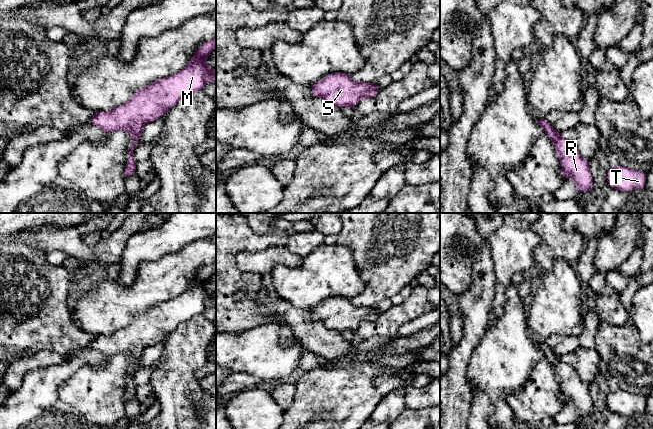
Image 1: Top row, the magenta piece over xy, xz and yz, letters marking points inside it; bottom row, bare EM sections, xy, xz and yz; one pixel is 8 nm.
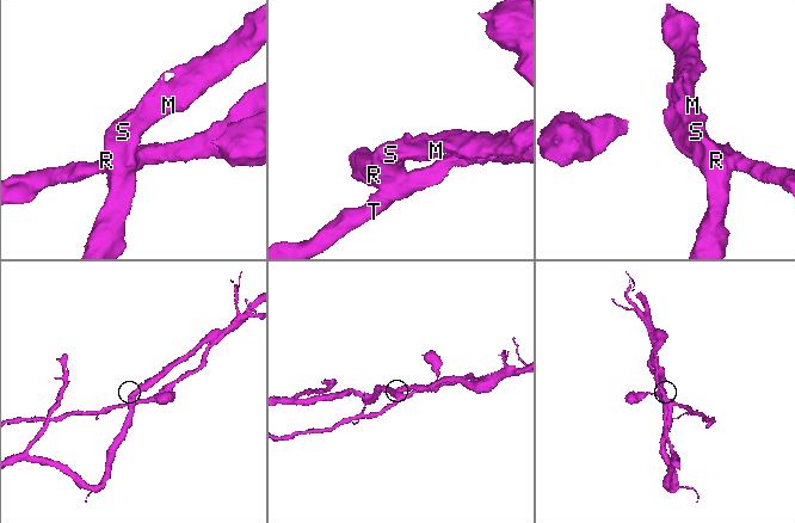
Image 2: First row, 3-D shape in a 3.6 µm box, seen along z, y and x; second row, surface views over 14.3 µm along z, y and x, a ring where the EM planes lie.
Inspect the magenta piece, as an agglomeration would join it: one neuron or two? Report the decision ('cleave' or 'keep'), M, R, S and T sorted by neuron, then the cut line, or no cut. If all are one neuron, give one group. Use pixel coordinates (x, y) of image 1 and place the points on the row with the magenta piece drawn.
keep | M R S T | no cut

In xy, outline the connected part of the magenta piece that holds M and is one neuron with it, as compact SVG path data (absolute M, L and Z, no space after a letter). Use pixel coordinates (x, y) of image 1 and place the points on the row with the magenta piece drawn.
M216 37L213 40L206 41L196 50L189 63L181 70L171 76L155 80L150 85L133 91L132 97L125 103L116 106L110 111L98 111L89 120L90 123L102 129L105 133L111 133L117 130L128 131L134 142L128 149L127 164L124 170L124 177L127 179L136 174L136 163L133 152L140 144L137 140L142 136L142 130L145 124L155 121L168 110L173 108L181 99L203 90L209 79L216 84L216 69L208 68L206 60L209 54L216 48Z

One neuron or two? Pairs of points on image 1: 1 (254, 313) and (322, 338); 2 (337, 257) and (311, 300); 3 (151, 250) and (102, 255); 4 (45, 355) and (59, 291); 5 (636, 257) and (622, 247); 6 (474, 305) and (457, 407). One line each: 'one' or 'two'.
1: one
2: one
3: two
4: two
5: two
6: one

